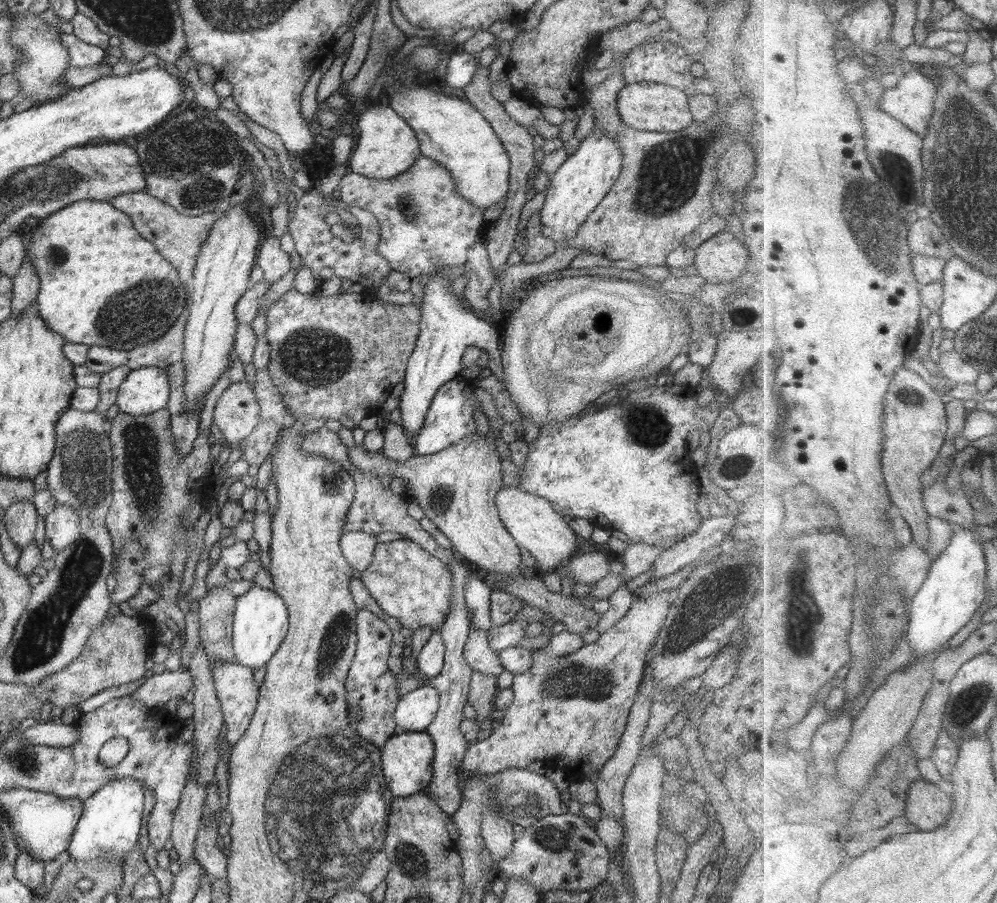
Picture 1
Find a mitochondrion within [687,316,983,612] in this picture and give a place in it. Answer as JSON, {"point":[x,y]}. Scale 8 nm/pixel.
{"point":[908,395]}

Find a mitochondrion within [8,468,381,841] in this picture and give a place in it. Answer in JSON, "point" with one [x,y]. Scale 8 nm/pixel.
{"point":[40,640]}

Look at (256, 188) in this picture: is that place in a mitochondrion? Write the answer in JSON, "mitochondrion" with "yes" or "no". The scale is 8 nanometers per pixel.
{"mitochondrion":"no"}

